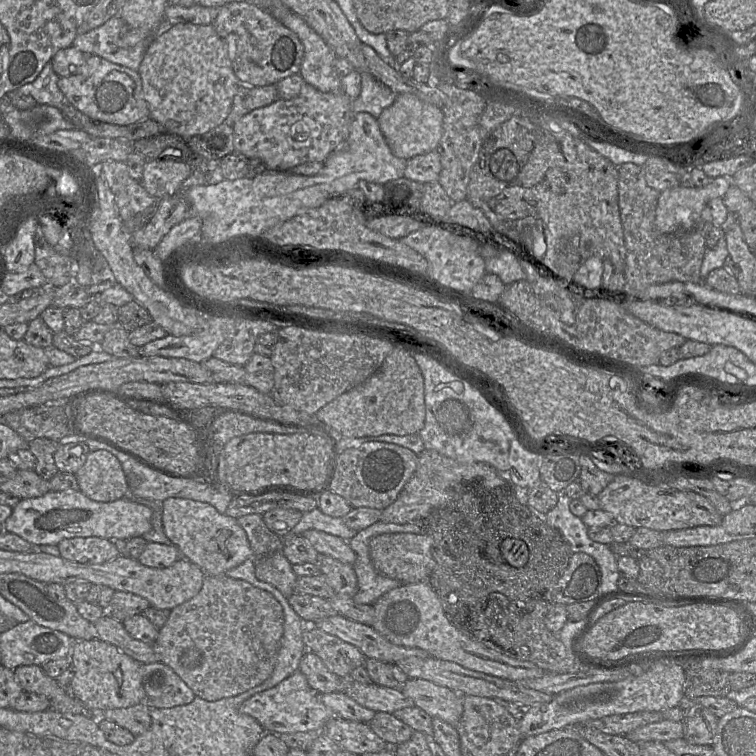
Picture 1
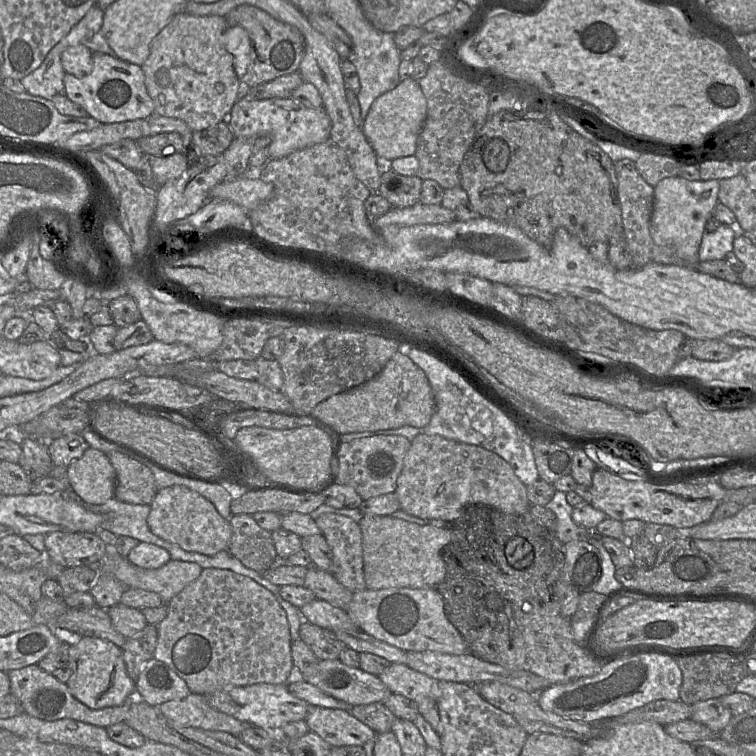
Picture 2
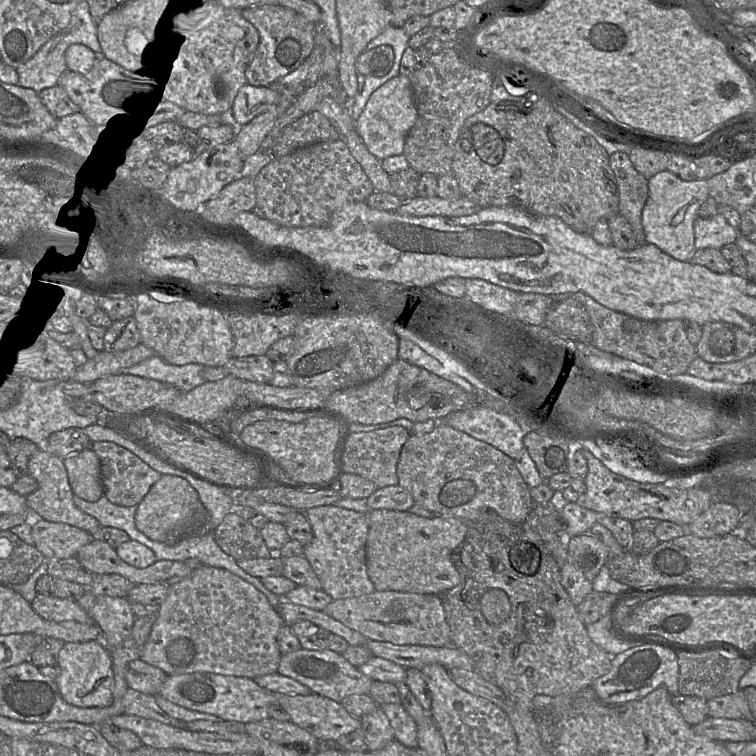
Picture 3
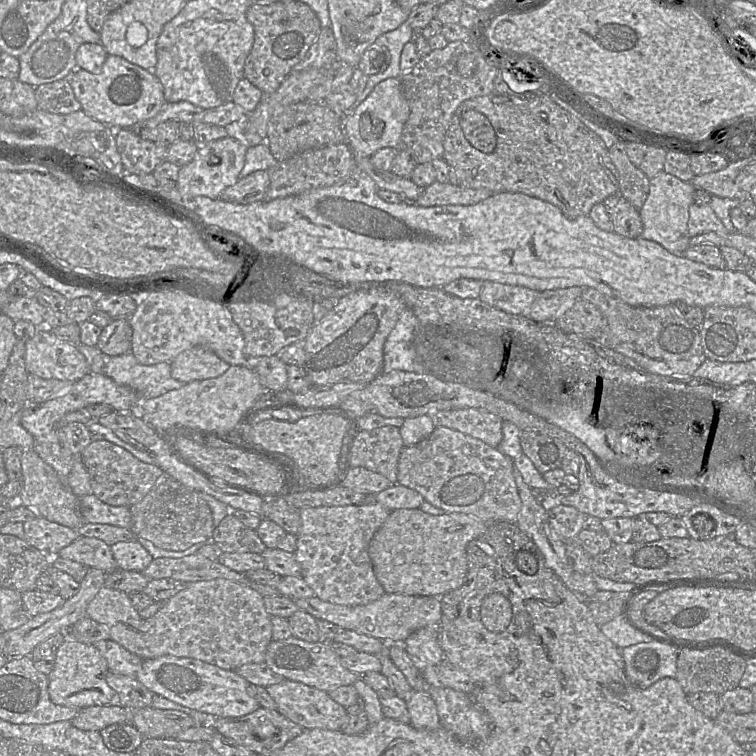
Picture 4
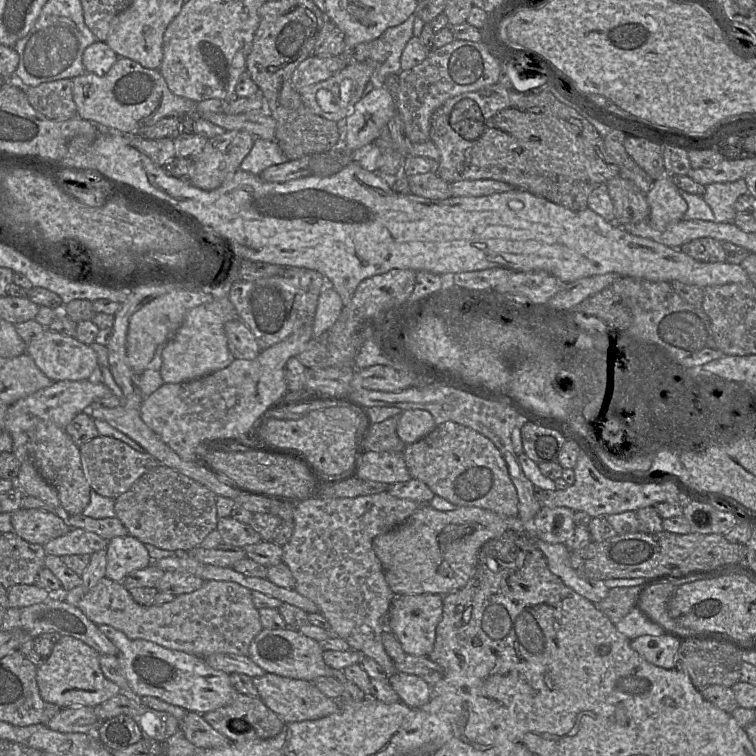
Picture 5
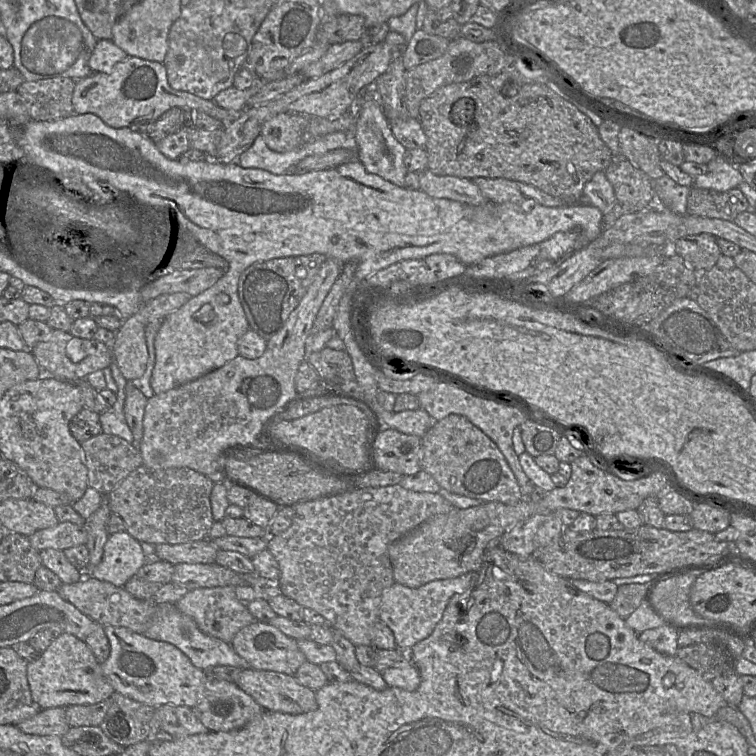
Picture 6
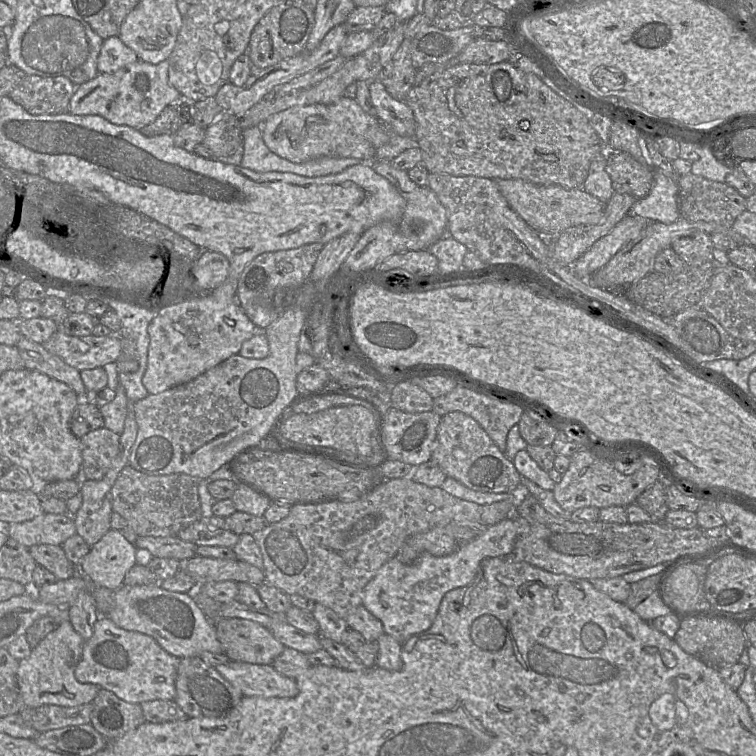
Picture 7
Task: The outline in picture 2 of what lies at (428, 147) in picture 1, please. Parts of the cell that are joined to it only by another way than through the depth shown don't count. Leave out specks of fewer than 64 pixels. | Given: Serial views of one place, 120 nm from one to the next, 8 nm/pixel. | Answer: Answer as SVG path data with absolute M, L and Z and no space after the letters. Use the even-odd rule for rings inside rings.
M409 77L375 99L361 128L376 156L391 162L393 159L415 154L418 136L426 116L426 98L418 81Z

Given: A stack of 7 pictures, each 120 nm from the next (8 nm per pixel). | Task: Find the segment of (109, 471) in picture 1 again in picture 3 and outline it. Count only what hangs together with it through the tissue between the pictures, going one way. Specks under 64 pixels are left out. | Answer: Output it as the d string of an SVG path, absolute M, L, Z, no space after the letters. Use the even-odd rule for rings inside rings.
M91 447L68 455L63 462L75 495L89 502L104 495L100 460Z

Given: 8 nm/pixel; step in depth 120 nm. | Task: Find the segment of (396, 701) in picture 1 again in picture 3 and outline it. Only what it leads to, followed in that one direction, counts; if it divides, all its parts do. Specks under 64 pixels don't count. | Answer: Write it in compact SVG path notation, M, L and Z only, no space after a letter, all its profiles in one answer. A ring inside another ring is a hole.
M300 648L283 654L277 672L307 686L313 693L328 697L336 702L341 702L345 697L352 694L369 694L373 682L373 679L361 673L342 654L329 648L324 650Z

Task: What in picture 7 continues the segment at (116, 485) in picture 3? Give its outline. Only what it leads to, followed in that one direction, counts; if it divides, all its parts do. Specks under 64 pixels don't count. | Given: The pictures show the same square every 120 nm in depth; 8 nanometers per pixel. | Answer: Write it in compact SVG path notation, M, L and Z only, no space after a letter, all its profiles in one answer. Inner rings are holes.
M100 428L80 438L82 450L81 480L101 480L119 453L120 435Z

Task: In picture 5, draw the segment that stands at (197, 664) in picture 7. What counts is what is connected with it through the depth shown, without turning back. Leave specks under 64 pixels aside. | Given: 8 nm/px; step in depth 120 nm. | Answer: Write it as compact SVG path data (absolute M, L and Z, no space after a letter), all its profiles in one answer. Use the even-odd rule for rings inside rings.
M237 693L229 704L202 715L233 743L273 738L286 724L260 697L242 693Z

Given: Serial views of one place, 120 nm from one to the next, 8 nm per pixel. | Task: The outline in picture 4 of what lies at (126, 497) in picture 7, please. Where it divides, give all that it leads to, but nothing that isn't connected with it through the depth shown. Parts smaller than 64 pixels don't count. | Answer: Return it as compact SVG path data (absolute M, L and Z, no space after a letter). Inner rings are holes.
M162 473L144 498L130 506L131 531L137 538L149 540L164 550L182 551L196 543L205 543L212 539L215 526L211 509L202 494Z

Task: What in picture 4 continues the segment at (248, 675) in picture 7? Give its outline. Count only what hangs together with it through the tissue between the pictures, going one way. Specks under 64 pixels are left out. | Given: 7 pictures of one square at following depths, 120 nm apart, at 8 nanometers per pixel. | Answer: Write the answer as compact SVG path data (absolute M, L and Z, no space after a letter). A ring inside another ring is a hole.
M283 680L278 684L266 687L266 691L275 700L277 711L304 729L320 728L340 731L348 724L346 708L333 700L328 693L323 690L301 682Z

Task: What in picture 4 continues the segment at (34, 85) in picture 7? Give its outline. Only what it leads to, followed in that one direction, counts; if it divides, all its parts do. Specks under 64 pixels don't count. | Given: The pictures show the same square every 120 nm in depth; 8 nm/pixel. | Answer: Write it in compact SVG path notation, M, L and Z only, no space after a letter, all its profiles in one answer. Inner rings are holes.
M59 79L35 87L38 109L54 114L70 114L81 110L69 79Z

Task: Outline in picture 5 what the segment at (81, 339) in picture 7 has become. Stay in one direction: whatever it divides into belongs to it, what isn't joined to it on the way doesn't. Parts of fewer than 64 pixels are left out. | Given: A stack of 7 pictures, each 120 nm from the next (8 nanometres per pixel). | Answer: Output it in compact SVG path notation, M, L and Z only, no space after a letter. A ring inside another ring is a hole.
M48 329L26 344L26 353L54 382L87 380L98 366L90 345Z

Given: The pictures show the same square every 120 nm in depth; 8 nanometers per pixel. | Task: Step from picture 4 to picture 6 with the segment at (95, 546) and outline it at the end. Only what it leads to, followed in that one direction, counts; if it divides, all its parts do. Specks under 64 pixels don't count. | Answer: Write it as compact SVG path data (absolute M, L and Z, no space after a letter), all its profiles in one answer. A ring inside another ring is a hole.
M58 522L55 526L36 531L28 538L32 547L38 551L47 548L63 551L77 545L86 545L88 536L83 526Z

